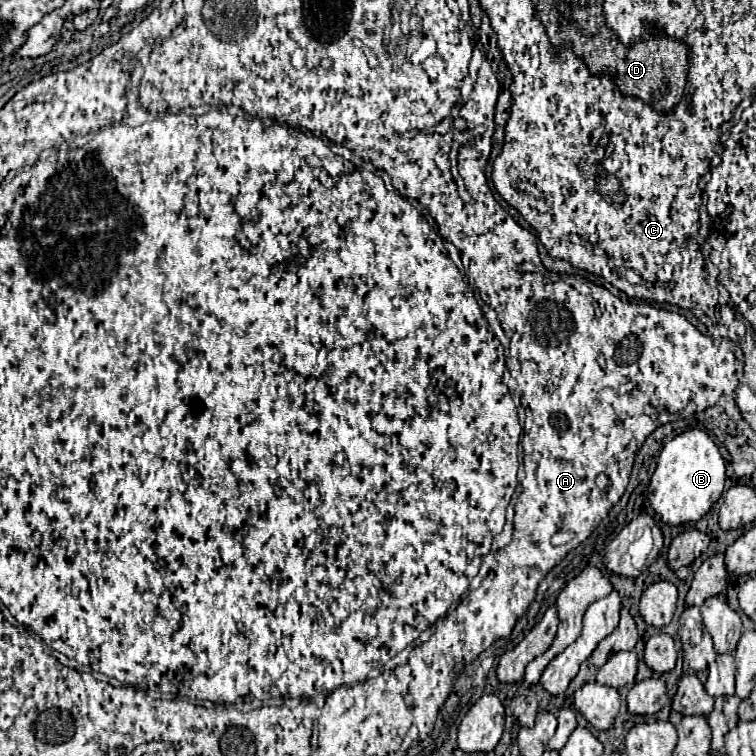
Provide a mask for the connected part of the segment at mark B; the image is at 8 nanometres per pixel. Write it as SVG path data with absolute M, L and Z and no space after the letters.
M687 430L667 442L657 458L657 468L649 484L653 510L669 524L697 522L719 500L725 484L725 460L717 444L703 430Z

